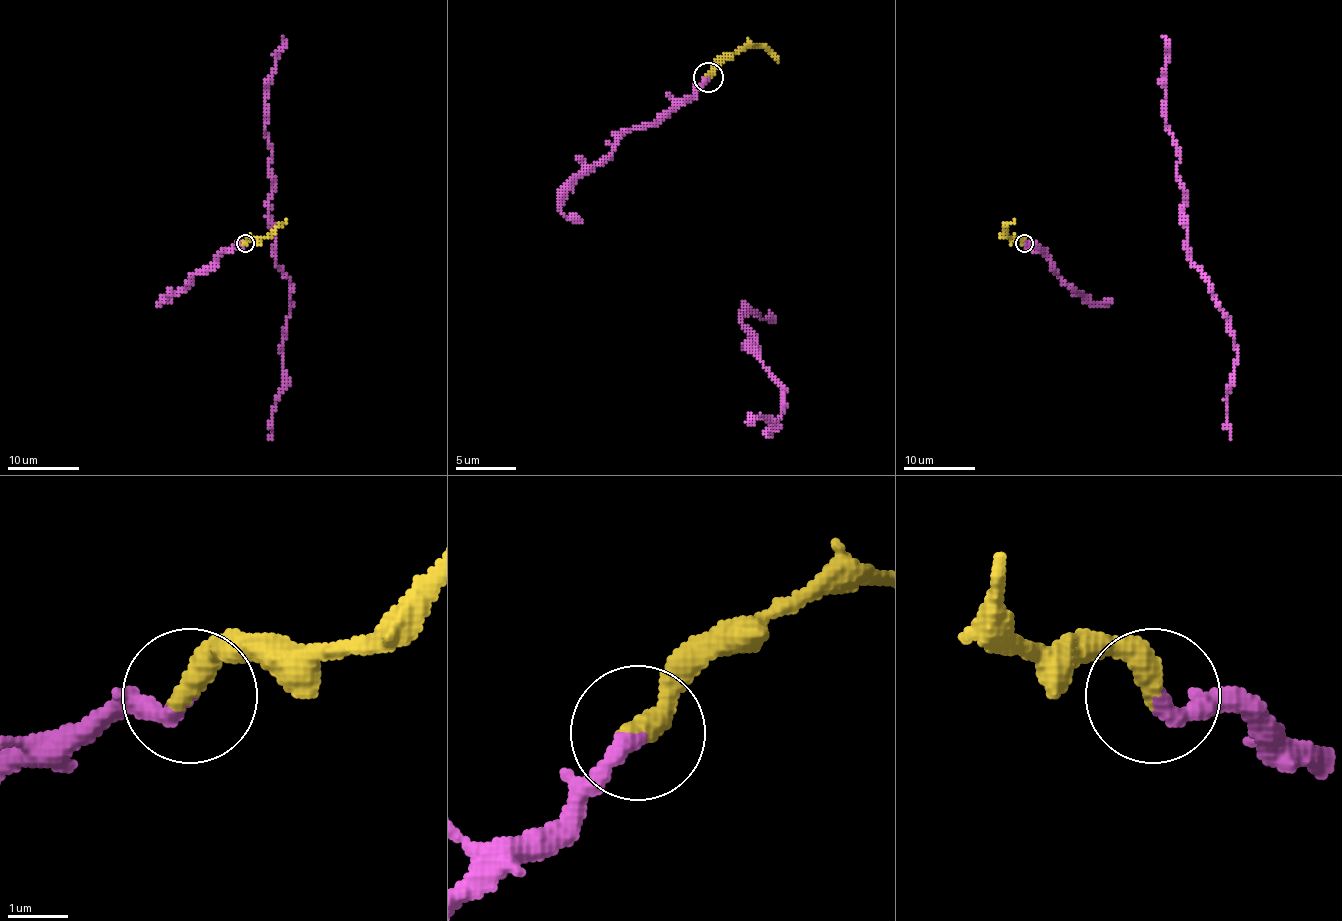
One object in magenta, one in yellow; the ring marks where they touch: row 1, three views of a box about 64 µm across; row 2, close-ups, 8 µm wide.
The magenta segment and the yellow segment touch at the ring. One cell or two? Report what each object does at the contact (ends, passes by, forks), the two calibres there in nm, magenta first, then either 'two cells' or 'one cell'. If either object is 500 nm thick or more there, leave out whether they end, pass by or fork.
magenta ends there; yellow ends there; 280 nm thick on the magenta side, 420 nm on the other; one cell

